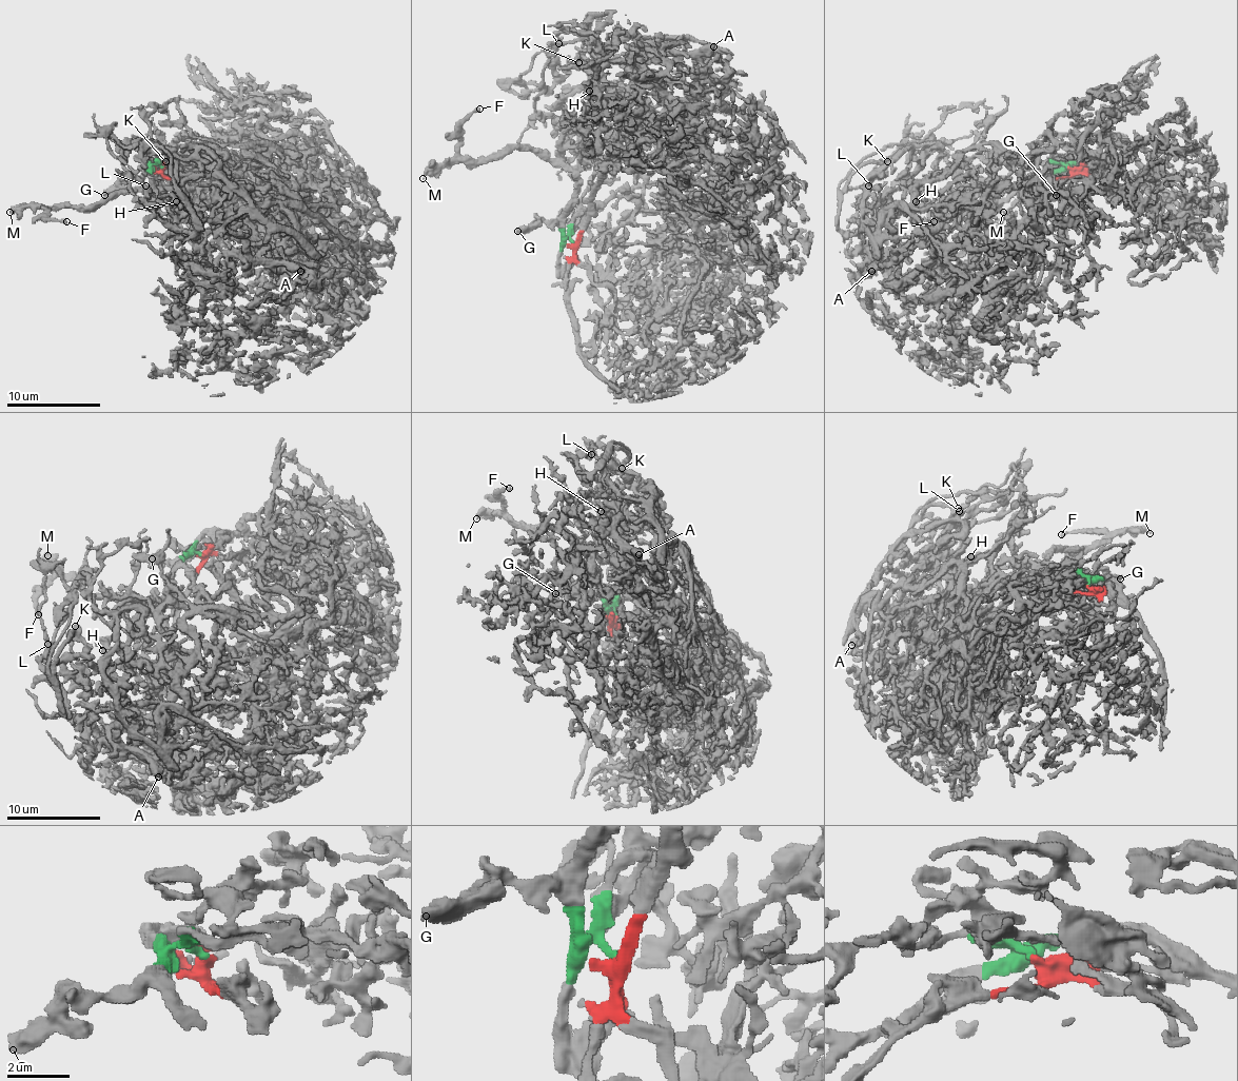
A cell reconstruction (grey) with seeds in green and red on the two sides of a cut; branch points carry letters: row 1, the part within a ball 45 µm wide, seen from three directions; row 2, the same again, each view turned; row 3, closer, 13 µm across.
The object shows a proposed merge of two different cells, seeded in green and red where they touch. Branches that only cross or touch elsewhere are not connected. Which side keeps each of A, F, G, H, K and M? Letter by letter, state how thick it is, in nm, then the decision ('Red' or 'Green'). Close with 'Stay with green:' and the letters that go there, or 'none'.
A: Thickness 600 nm. Red
F: Thickness 260 nm. Green
G: Thickness 550 nm. Green
H: Thickness 260 nm. Red
K: Thickness 360 nm. Red
M: Thickness 280 nm. Green
Stay with green: F, G, M

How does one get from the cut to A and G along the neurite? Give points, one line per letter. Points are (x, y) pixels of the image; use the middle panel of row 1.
A: (575, 243), (610, 169), (610, 138), (634, 119), (673, 112), (641, 67), (644, 48), (713, 46)
G: (575, 243), (545, 222), (535, 222), (517, 232)

